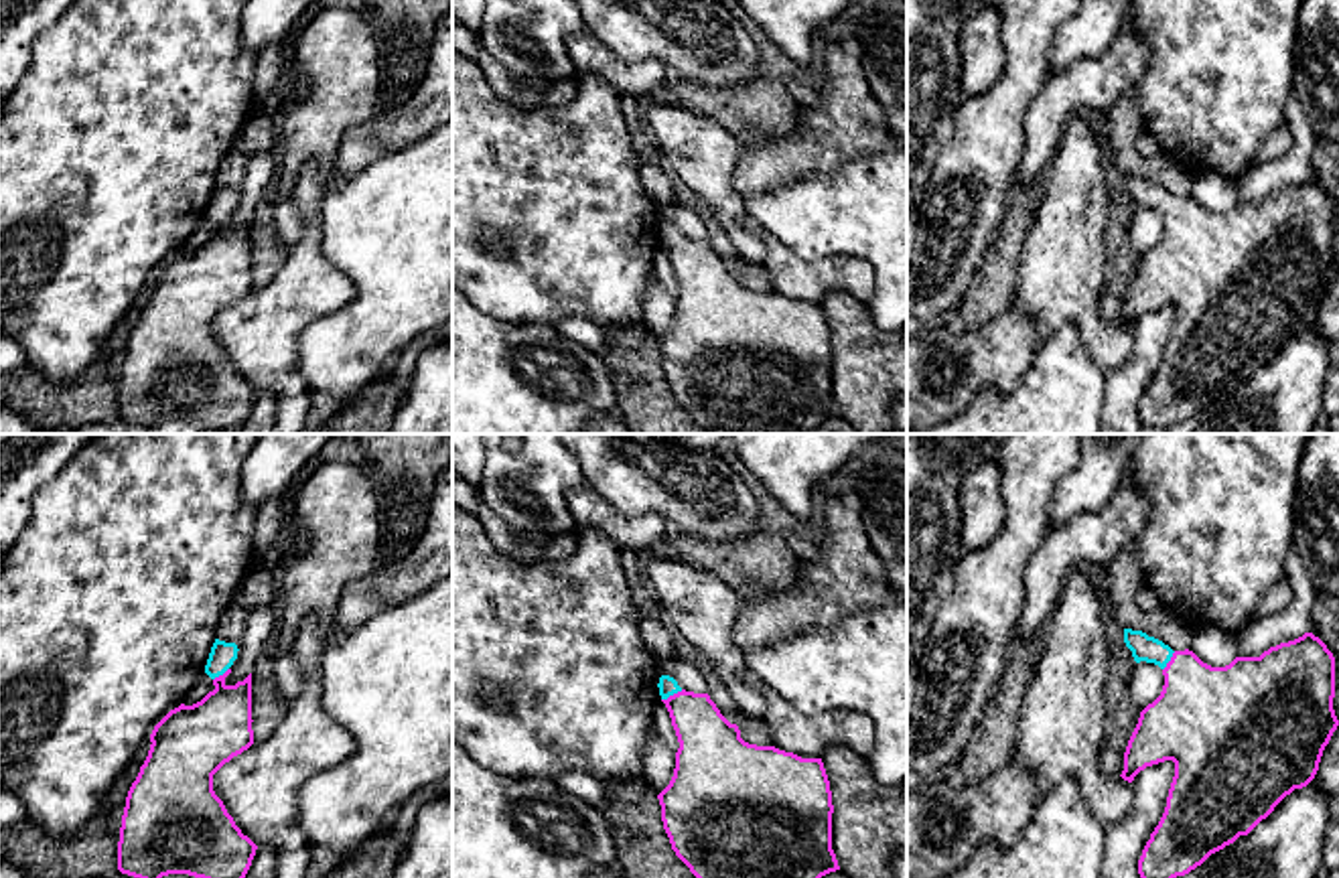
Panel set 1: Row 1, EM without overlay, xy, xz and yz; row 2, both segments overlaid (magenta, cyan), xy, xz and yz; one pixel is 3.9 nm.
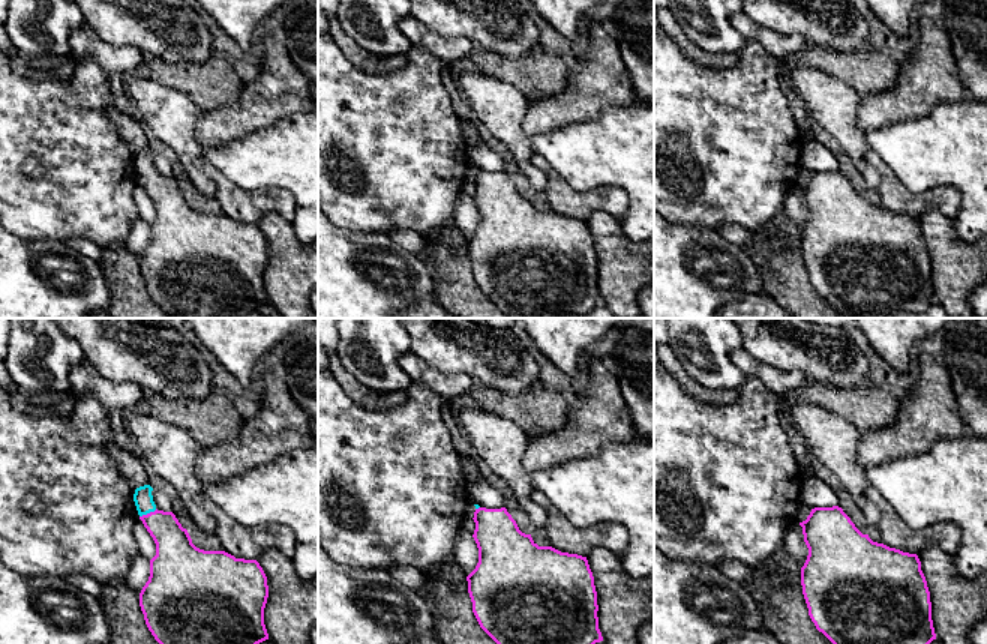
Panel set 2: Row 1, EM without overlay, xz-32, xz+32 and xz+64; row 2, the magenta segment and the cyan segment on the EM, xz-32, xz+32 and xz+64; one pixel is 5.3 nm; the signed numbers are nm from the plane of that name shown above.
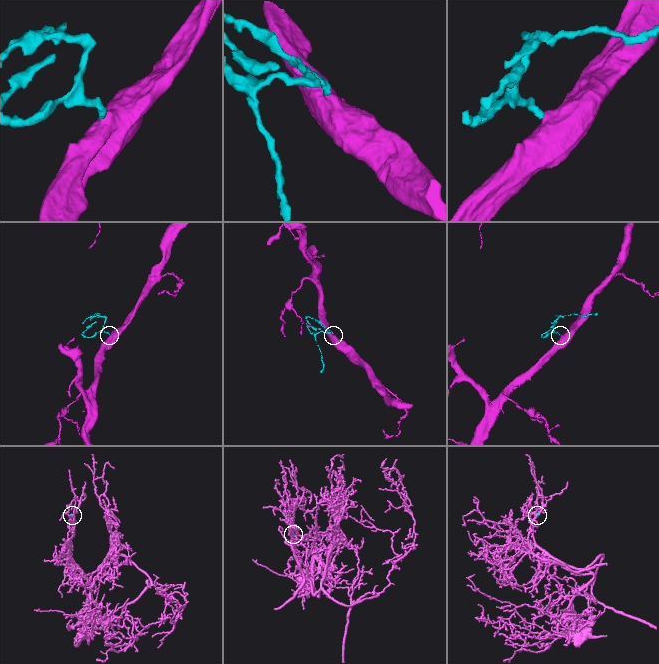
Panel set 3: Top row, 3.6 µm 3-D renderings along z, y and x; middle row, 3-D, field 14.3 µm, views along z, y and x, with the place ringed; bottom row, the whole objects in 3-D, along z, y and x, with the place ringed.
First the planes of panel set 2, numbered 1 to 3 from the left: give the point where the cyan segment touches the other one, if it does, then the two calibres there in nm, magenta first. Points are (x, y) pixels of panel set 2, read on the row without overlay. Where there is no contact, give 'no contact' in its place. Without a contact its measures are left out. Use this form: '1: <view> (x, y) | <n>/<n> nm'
1: xz-32 (147, 177) | 200/100 nm
2: xz+32 (479, 171) | 260/20 nm
3: no contact

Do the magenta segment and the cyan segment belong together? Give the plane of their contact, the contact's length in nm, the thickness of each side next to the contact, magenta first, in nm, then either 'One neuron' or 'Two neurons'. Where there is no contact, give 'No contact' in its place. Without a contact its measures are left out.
Touches magenta in xz. Shared border 100 nm. Thickness 240 nm (magenta) against 80 nm. One neuron

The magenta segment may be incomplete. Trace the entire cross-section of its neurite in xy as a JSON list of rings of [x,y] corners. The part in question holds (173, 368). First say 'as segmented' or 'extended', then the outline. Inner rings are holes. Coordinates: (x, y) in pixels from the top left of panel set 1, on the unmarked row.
extended | [[[215,185],[205,219],[215,235],[193,251],[170,255],[150,280],[150,296],[132,328],[122,361],[118,416],[158,428],[168,420],[189,420],[219,430],[239,430],[258,391],[241,379],[223,347],[213,337],[213,320],[254,290],[252,219],[227,231],[225,223],[237,205],[237,191]]]

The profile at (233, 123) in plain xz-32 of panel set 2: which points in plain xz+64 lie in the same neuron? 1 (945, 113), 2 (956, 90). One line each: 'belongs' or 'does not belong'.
1: does not belong
2: belongs

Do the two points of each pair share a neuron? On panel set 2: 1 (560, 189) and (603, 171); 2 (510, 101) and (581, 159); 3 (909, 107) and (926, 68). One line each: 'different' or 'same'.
1: different
2: different
3: same

